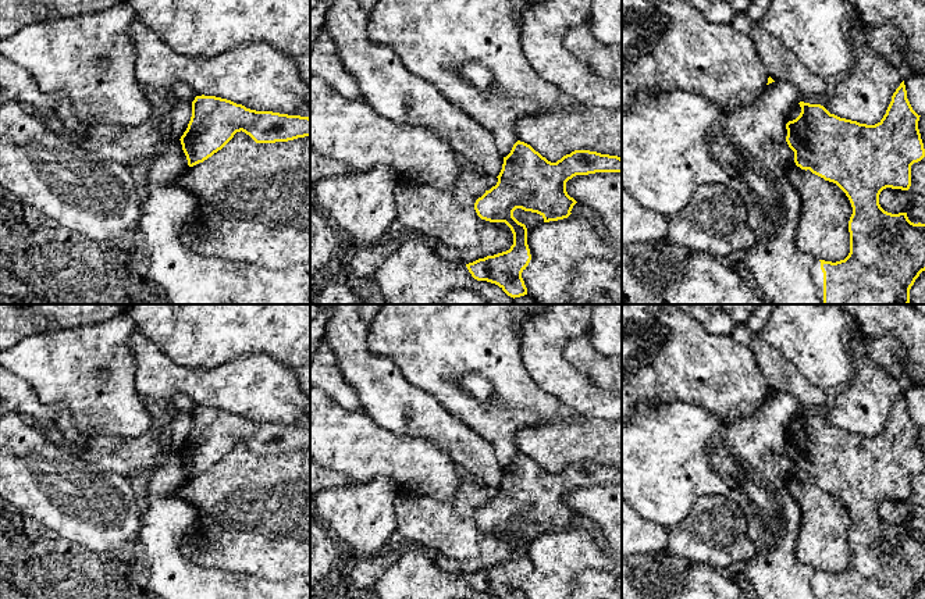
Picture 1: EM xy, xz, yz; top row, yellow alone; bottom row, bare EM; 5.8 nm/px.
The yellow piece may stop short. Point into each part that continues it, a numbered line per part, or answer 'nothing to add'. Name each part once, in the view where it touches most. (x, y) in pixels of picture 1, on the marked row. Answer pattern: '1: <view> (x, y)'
1: yz (818, 275)

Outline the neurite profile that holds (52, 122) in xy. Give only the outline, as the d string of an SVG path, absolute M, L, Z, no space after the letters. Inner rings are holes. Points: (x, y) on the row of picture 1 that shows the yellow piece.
M51 111L45 113L42 115L42 125L43 128L46 128L49 132L53 132L61 138L65 138L67 140L70 140L71 143L81 143L82 142L82 136L78 132L71 132L68 131L64 124L61 122L61 120L54 115Z

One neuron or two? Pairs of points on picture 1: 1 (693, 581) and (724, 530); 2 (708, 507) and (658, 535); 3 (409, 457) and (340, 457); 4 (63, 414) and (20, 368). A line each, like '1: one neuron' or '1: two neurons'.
1: two neurons
2: two neurons
3: one neuron
4: two neurons

